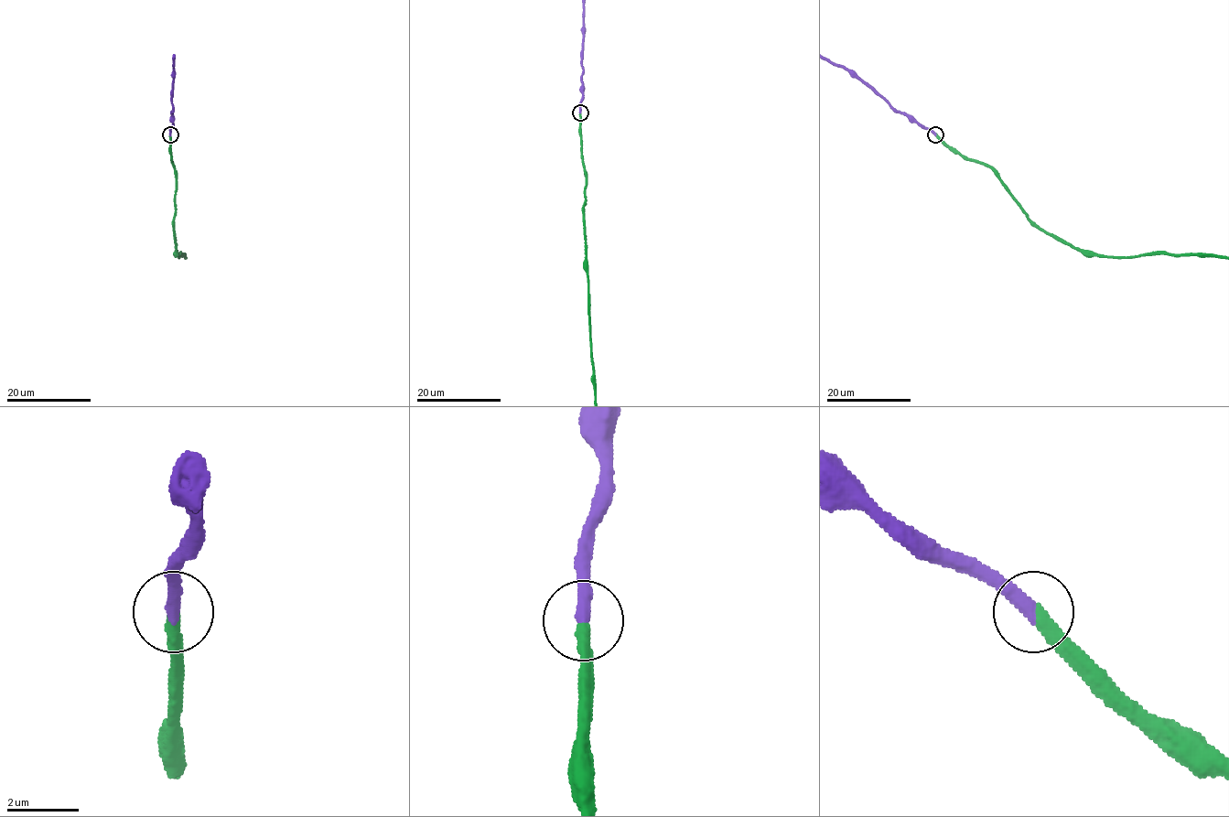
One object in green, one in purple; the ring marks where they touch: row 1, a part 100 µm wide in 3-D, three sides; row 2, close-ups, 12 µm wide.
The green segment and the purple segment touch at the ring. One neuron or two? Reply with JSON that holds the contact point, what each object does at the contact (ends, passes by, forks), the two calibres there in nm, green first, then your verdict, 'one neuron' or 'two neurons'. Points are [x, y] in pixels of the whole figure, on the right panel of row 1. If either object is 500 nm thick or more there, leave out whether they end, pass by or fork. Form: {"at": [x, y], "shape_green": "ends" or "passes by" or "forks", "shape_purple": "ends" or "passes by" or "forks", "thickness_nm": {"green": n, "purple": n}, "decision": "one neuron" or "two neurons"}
{"at": [935, 134], "shape_green": "ends", "shape_purple": "ends", "thickness_nm": {"green": 400, "purple": 400}, "decision": "one neuron"}

